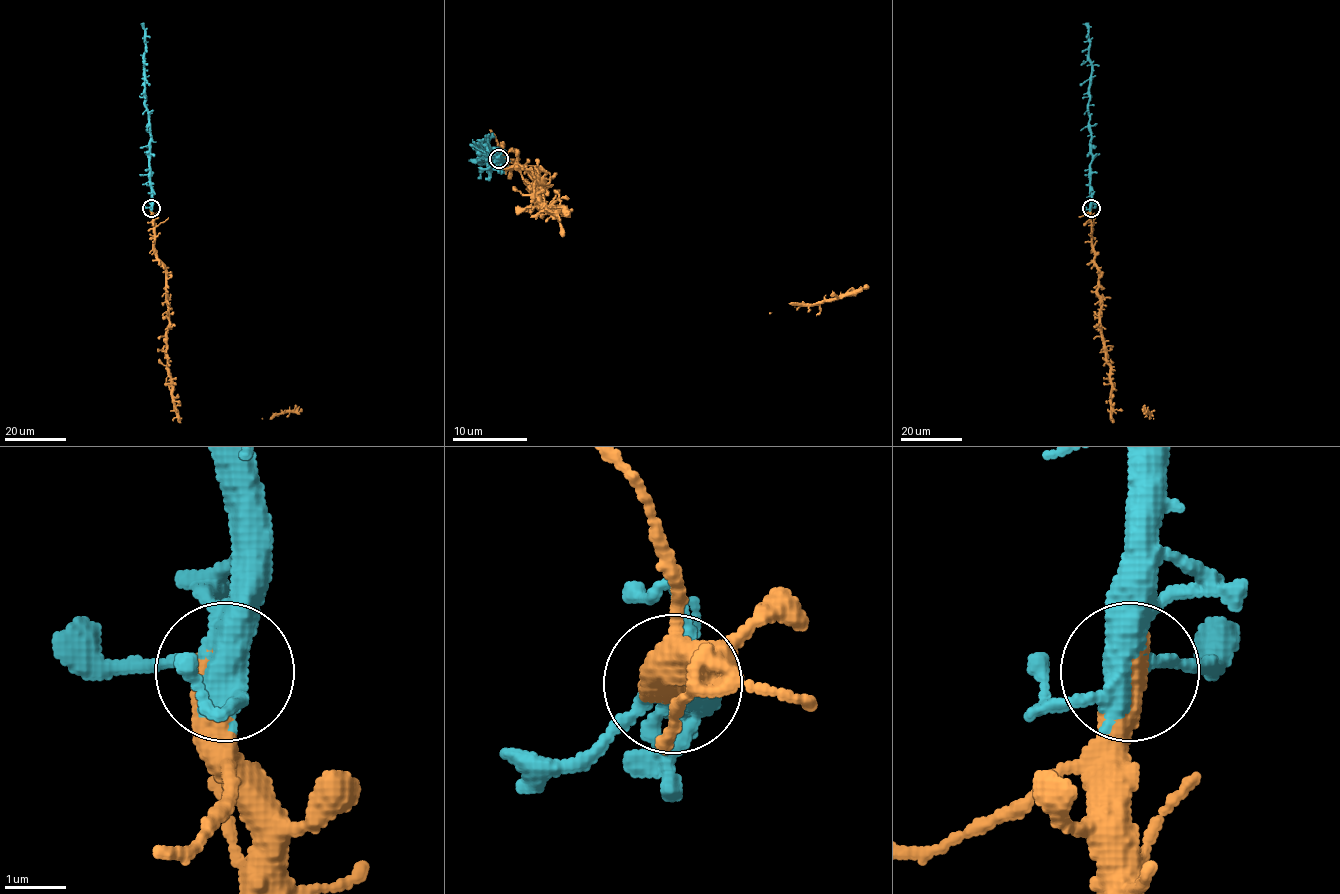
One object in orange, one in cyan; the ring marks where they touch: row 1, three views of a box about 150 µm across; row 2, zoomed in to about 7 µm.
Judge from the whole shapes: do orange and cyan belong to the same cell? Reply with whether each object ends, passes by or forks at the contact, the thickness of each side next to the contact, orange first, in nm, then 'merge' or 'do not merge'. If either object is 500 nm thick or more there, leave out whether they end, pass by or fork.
500/420 nm | merge

